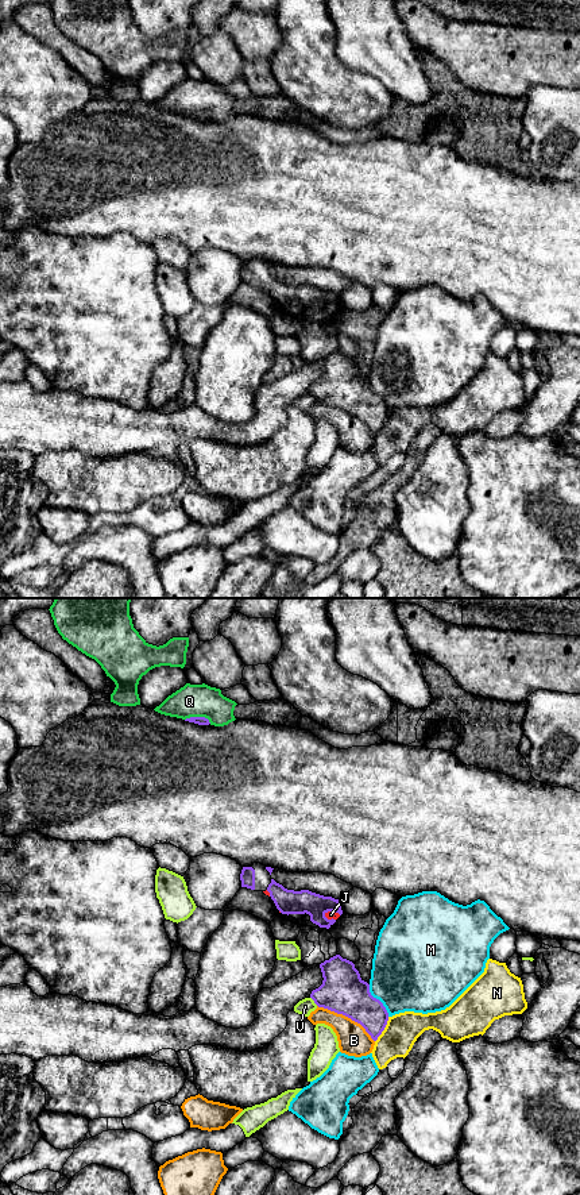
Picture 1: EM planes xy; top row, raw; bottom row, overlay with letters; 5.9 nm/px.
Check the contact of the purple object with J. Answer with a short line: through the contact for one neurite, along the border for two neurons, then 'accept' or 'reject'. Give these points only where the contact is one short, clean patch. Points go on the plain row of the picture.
line xy (292, 297), (332, 305), (331, 309); accept

